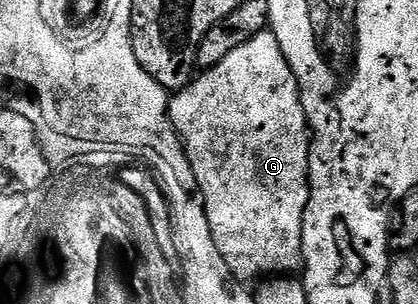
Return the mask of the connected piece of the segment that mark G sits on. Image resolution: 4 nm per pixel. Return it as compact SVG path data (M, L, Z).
M272 30L259 32L251 37L237 50L231 50L223 62L200 73L201 77L190 79L185 88L174 91L169 102L169 121L185 147L185 157L191 162L193 177L197 183L197 191L205 207L205 217L211 226L211 238L215 246L219 246L219 254L223 254L223 262L227 262L230 276L241 282L256 281L270 274L293 274L302 267L301 239L303 238L303 218L305 207L309 201L309 123L301 105L301 95L295 74L283 54L279 50L279 42Z

